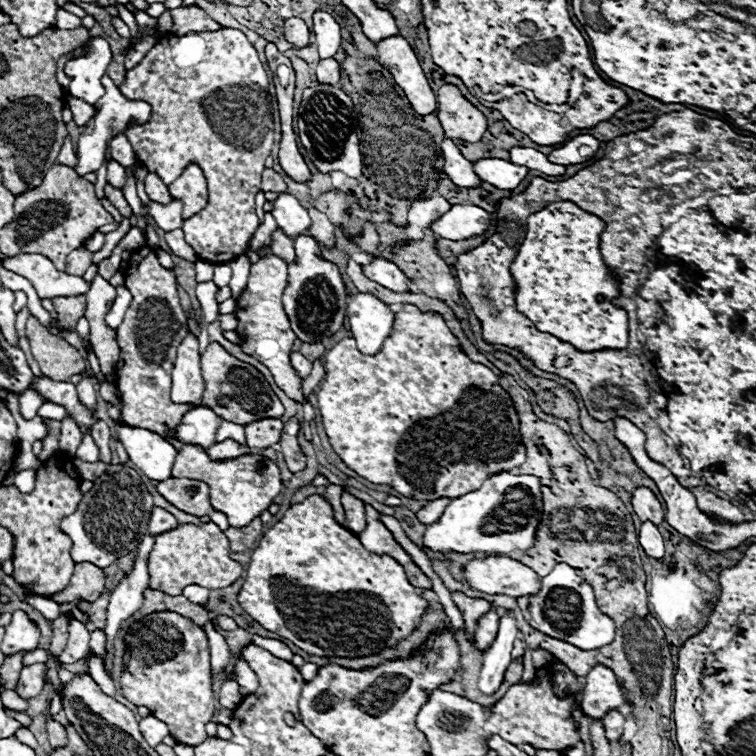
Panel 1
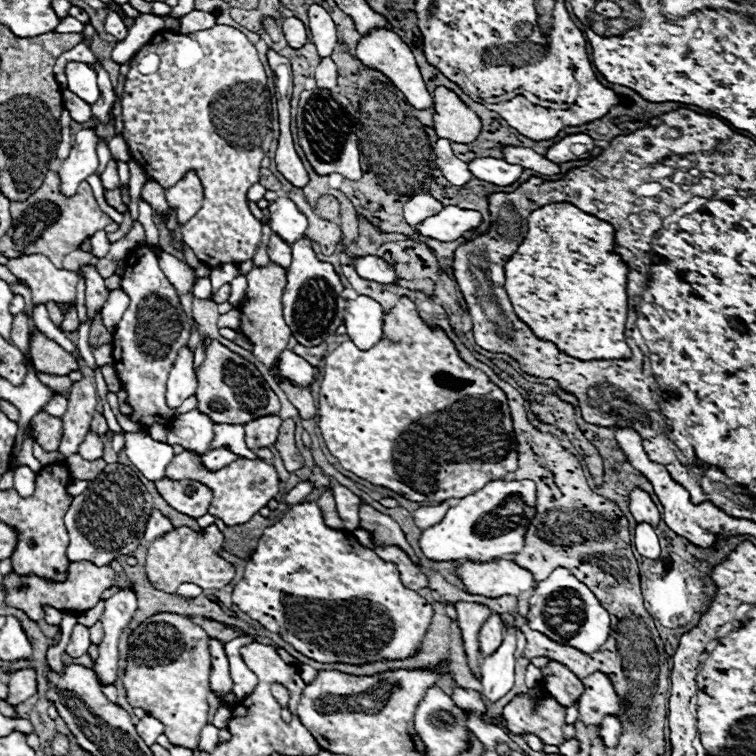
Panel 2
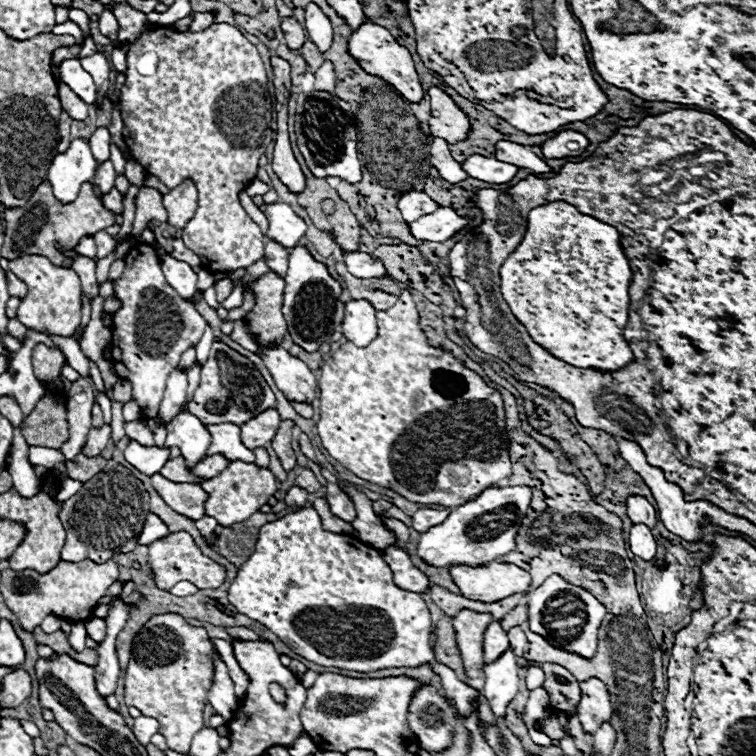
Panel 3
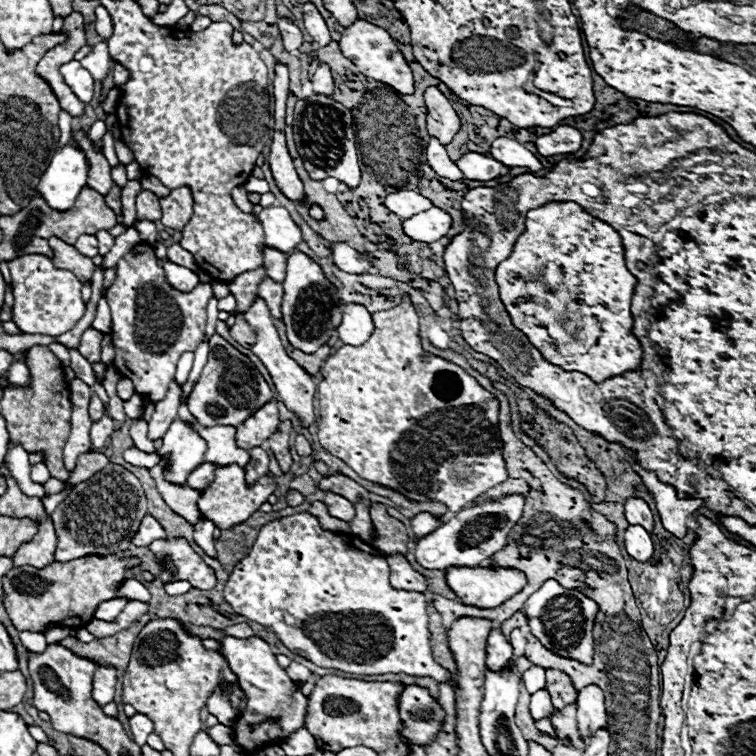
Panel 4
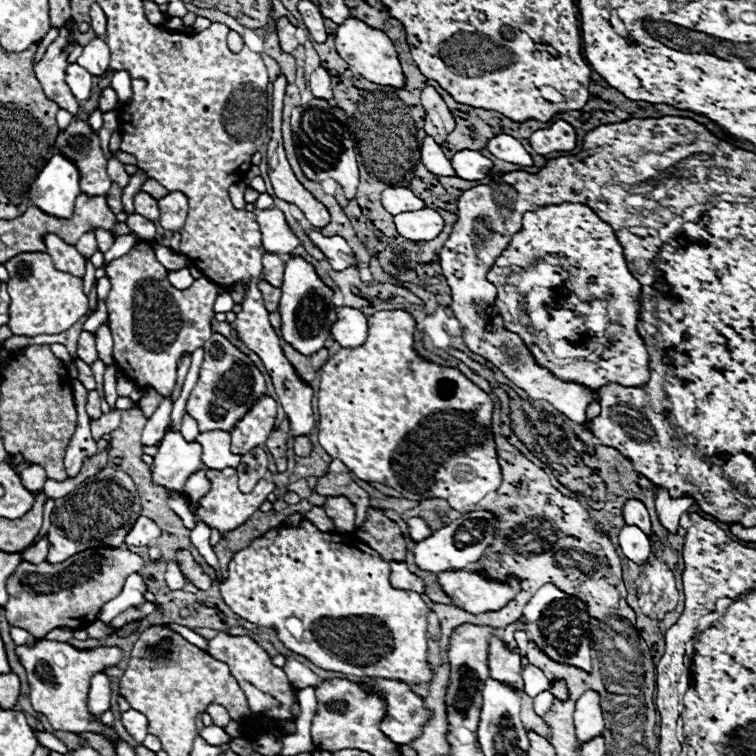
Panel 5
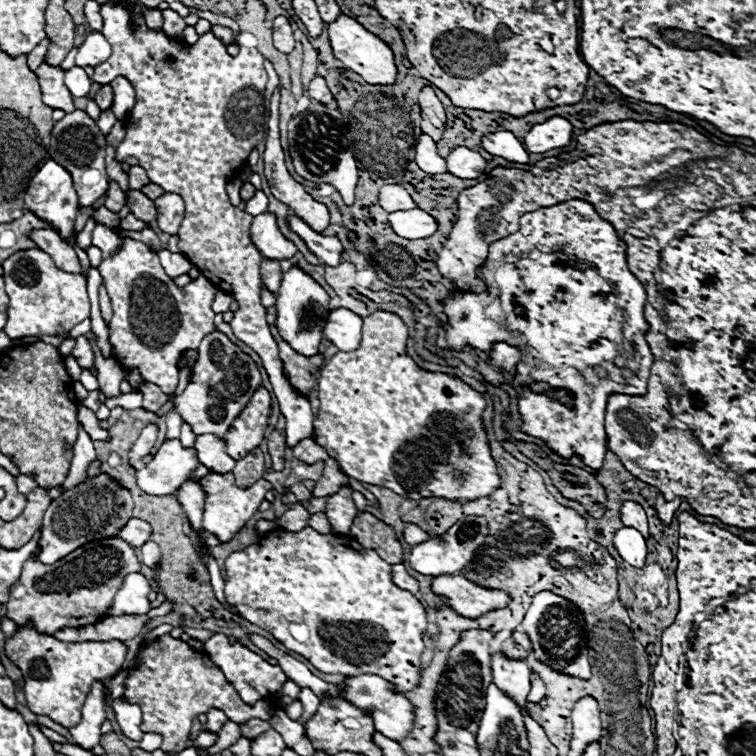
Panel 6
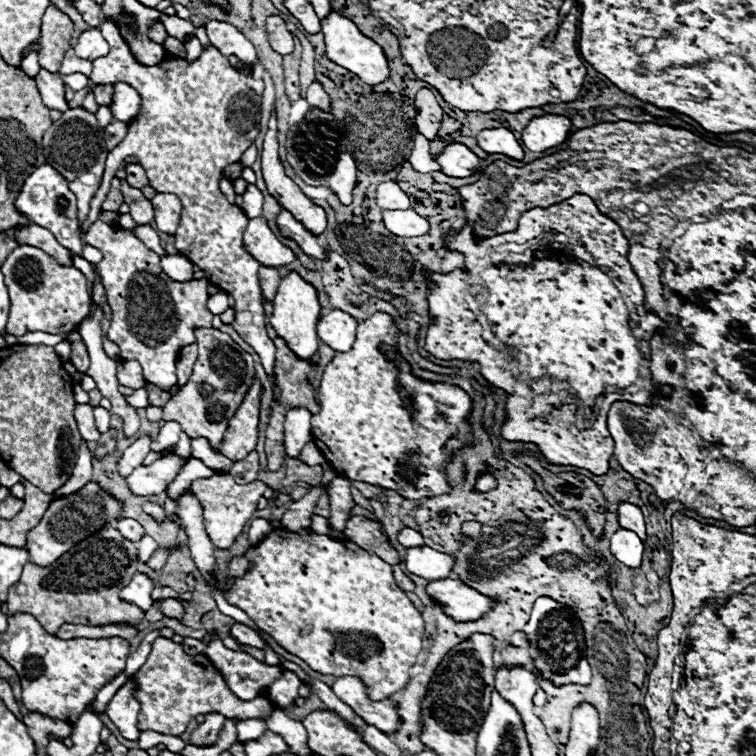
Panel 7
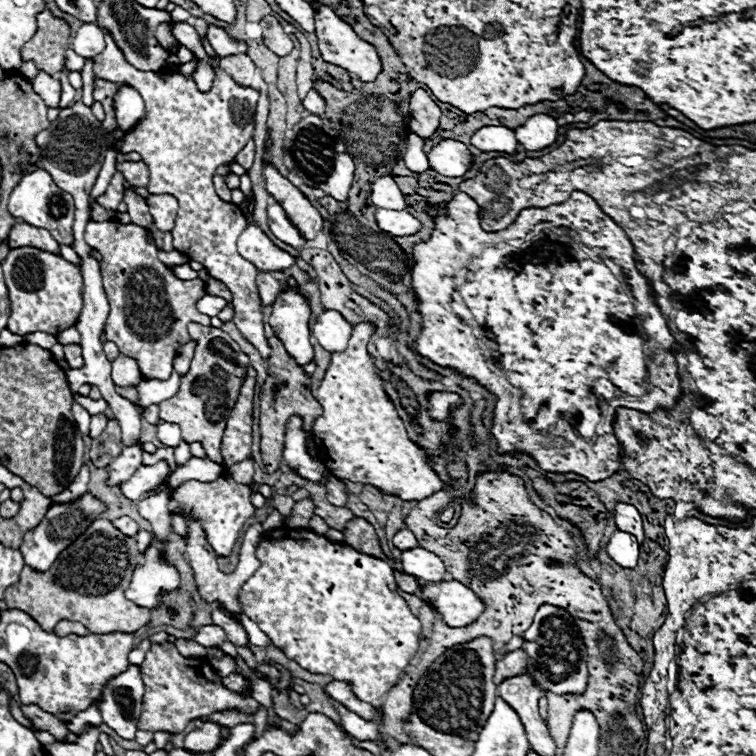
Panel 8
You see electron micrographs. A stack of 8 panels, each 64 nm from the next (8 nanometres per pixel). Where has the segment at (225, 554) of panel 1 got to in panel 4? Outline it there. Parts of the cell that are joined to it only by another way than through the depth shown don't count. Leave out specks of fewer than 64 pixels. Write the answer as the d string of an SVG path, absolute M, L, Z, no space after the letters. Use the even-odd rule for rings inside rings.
M186 538L156 540L150 544L150 550L160 564L160 578L164 584L172 580L188 580L198 590L212 590L216 586L216 572L192 550ZM166 558L170 558L176 566L176 576L168 570Z

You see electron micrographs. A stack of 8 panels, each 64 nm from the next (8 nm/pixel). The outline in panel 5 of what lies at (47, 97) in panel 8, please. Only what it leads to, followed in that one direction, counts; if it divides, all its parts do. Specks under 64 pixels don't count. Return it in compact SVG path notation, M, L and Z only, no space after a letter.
M70 18L70 22L66 22L66 26L60 30L60 36L54 40L54 44L48 46L44 58L34 66L36 78L42 82L46 96L52 98L60 108L68 110L70 114L80 112L78 100L64 82L68 54L72 48L78 46L78 40L74 38L74 28L76 28L76 20Z

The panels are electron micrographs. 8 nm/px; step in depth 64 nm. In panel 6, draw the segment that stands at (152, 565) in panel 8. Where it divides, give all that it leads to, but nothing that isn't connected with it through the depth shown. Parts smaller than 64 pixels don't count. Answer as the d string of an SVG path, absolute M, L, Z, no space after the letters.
M128 574L124 578L122 588L114 596L114 602L106 616L122 616L122 614L146 614L150 608L148 592L150 584L142 574Z

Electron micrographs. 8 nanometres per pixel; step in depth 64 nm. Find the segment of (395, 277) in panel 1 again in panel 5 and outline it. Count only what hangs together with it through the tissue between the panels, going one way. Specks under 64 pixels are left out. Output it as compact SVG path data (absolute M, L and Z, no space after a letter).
M306 230L306 232L310 236L310 240L326 254L326 258L334 270L346 270L348 266L356 266L354 252L344 238L340 238L340 236L326 238L316 230Z

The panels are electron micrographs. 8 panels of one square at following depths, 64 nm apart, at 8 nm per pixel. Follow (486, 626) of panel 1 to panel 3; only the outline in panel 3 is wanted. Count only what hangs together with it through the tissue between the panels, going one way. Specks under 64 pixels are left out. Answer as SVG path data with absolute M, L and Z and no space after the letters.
M493 620L490 622L483 640L485 663L498 659L509 647L507 633L501 627L500 621Z

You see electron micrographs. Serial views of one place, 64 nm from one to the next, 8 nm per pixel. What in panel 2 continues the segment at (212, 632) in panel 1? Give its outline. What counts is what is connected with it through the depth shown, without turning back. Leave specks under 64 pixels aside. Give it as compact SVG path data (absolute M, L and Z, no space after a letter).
M210 638L210 654L212 654L212 674L210 674L210 686L214 692L230 692L232 690L232 678L230 678L230 666L224 652L224 644L218 638Z

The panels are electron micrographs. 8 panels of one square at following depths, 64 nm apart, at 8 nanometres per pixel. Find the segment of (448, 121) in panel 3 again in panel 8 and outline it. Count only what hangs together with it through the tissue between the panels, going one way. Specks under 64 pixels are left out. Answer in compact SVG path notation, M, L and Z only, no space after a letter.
M418 88L410 100L410 130L422 138L430 138L438 130L440 116L442 110L432 100L432 96L426 90Z

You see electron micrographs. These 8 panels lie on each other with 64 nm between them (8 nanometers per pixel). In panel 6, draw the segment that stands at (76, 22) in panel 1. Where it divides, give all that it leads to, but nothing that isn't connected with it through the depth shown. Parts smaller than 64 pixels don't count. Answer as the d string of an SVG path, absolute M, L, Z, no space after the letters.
M88 32L84 44L78 46L76 64L96 68L98 64L106 62L106 58L110 58L110 44L106 38L100 32Z

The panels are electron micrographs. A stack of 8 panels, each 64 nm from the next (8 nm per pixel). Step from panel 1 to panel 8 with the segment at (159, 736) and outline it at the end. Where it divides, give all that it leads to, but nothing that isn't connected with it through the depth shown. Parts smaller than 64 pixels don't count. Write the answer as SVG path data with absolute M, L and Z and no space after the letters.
M128 666L124 674L112 678L102 690L100 712L102 720L126 740L136 738L136 724L142 712L144 684L138 666Z

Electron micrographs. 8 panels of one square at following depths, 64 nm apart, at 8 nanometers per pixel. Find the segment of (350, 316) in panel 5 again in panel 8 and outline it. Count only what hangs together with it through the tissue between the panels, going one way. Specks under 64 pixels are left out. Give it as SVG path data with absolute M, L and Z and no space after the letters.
M326 310L320 314L312 326L312 336L316 342L326 348L328 352L342 352L348 346L348 340L352 336L352 324L336 310Z

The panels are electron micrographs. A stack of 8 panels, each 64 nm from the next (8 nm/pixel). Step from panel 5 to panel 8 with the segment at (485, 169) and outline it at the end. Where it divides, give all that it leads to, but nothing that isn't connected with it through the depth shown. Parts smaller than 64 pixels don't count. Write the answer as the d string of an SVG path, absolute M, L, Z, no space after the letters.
M444 140L428 152L430 168L442 176L464 176L472 166L474 156L466 148L466 144L458 140Z

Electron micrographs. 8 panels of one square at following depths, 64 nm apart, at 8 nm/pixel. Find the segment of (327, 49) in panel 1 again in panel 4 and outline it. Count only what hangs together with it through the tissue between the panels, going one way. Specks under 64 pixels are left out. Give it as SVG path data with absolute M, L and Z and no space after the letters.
M306 2L302 10L304 10L304 28L306 28L306 32L312 36L314 44L316 44L318 48L328 46L330 40L332 40L332 38L330 38L330 30L328 30L328 26L326 26L326 20L324 20L322 14L318 12L318 8L316 8L314 4Z

